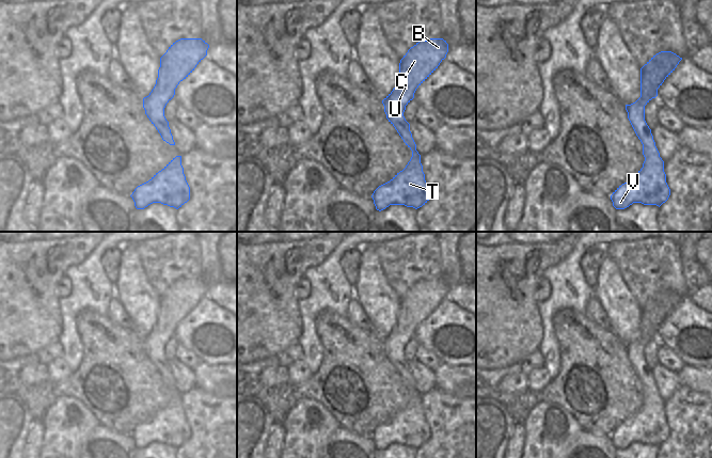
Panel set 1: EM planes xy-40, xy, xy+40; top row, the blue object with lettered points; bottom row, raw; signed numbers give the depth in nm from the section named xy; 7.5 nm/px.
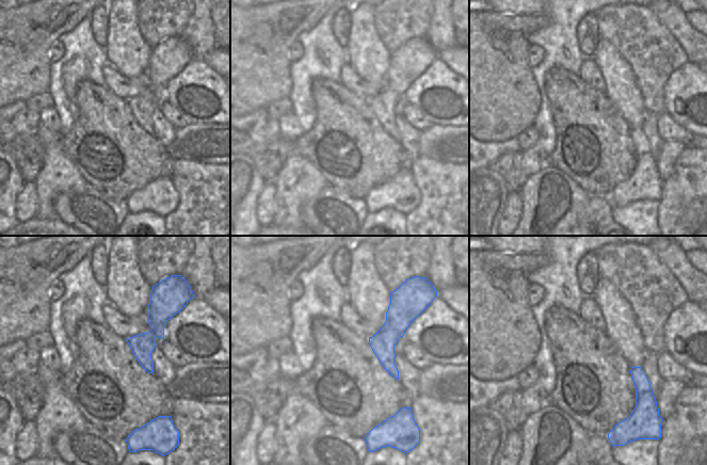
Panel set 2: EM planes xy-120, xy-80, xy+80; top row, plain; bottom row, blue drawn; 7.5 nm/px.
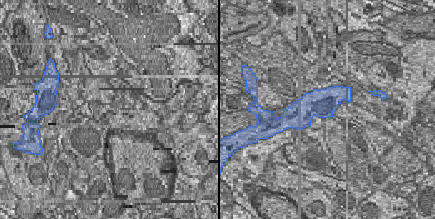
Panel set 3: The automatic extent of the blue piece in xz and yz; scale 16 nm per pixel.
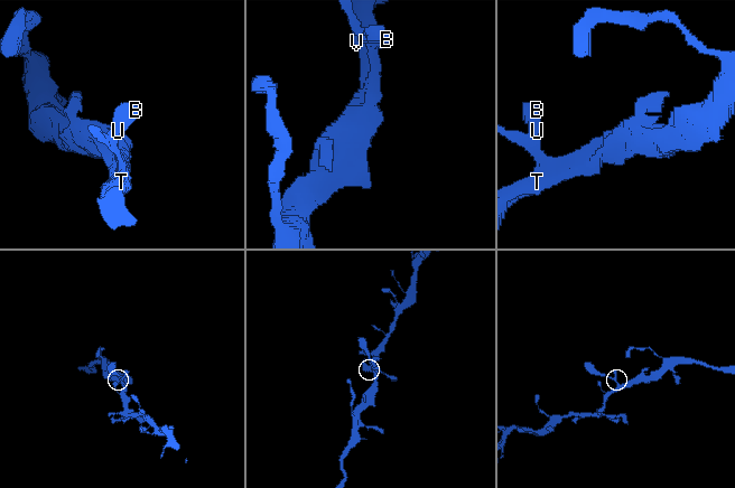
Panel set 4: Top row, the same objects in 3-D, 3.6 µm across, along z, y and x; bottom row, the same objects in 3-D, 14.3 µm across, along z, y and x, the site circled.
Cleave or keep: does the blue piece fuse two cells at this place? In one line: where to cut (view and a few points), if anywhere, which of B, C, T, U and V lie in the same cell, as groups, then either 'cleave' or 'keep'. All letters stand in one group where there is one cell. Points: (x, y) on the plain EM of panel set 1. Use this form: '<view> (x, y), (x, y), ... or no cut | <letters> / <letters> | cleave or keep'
no cut | B C T U V | keep

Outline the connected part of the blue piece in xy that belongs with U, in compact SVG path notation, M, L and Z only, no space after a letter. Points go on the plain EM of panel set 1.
M443 278L416 282L400 299L397 323L382 339L386 358L412 390L412 396L402 410L374 430L371 437L379 451L390 444L405 444L417 448L431 437L421 394L416 390L410 363L406 360L404 351L406 345L414 337L416 328L438 307L447 291L448 283Z

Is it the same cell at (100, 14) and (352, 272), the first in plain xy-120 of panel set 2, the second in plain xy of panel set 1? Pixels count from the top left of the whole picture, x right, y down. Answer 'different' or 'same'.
same

